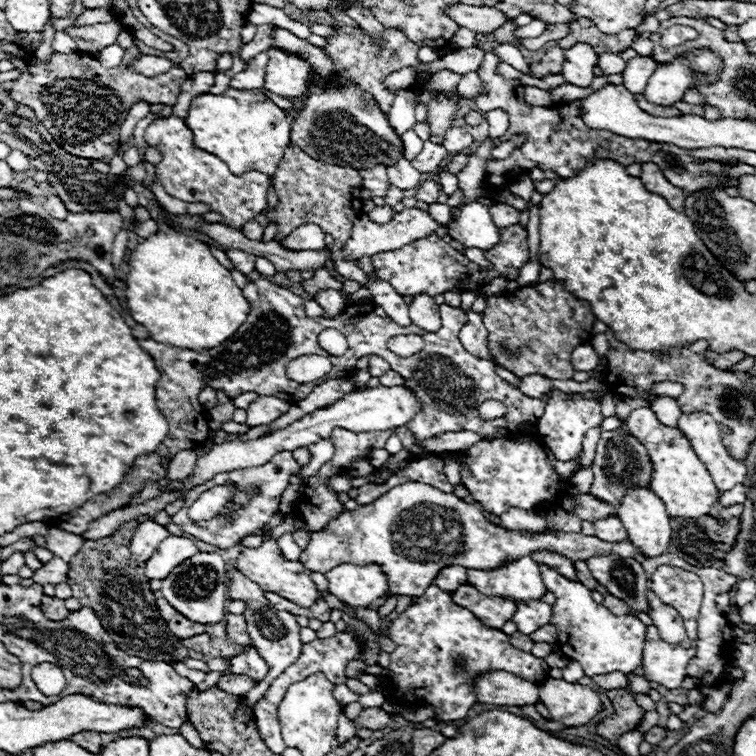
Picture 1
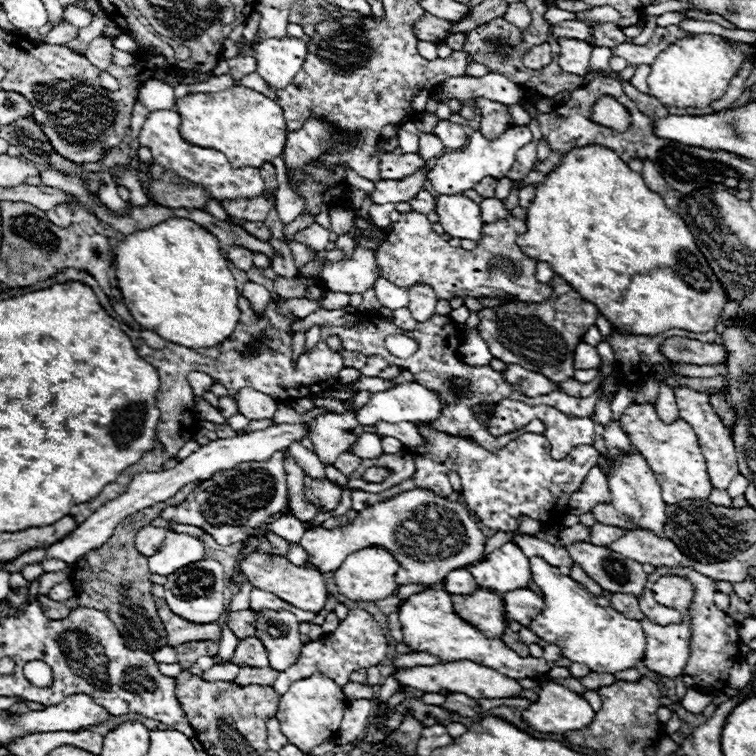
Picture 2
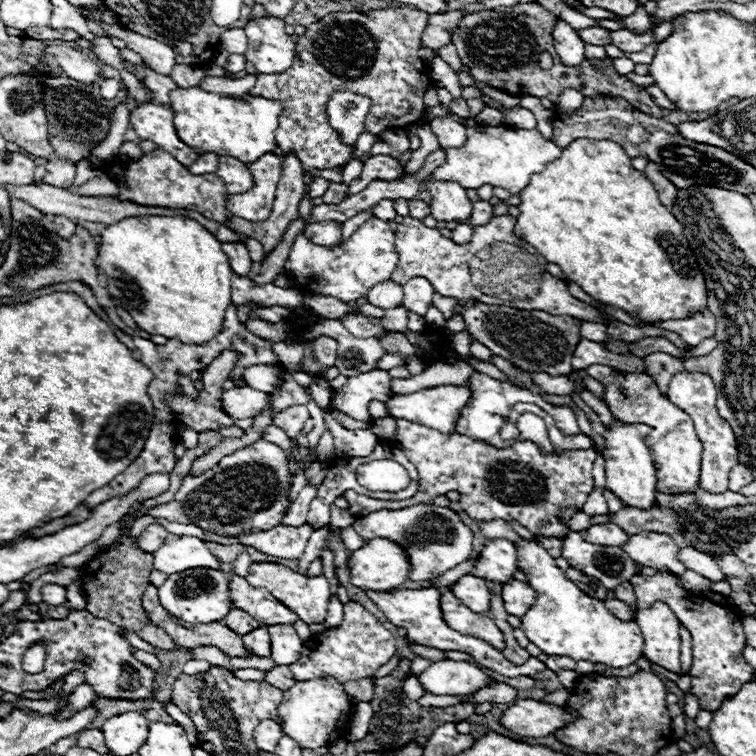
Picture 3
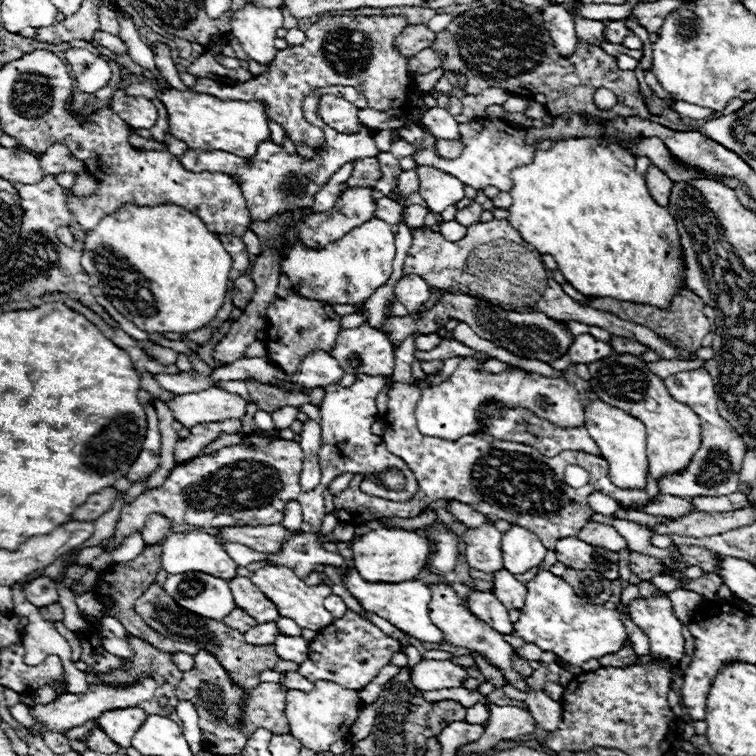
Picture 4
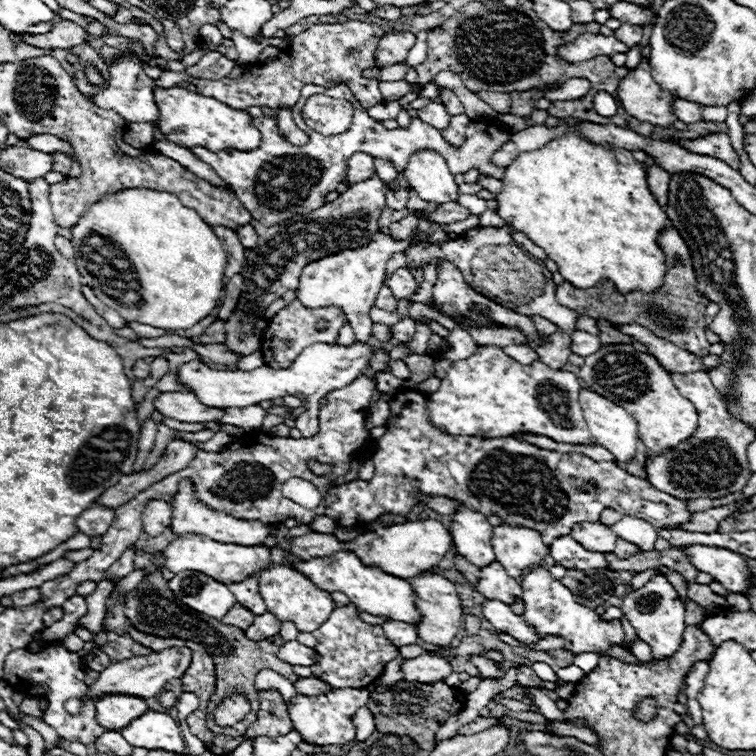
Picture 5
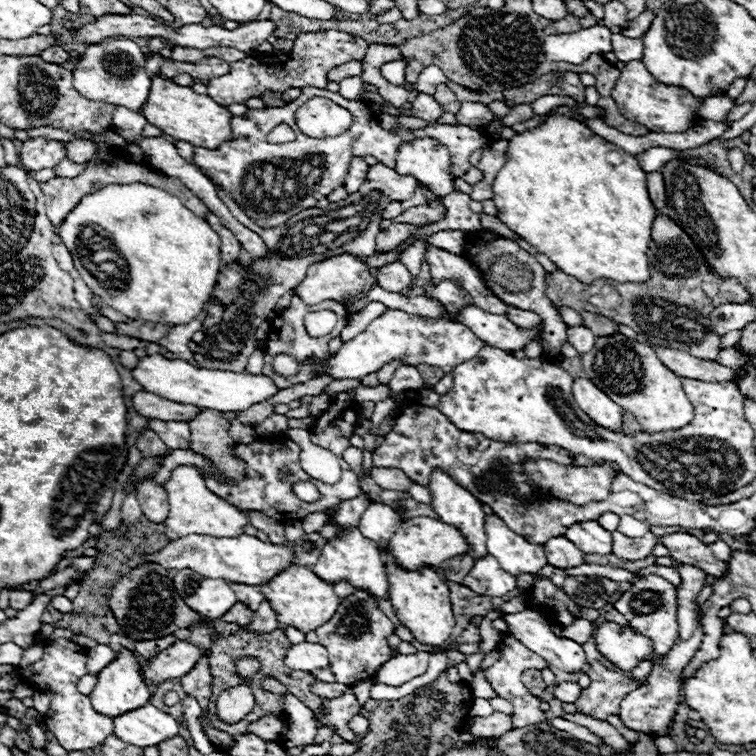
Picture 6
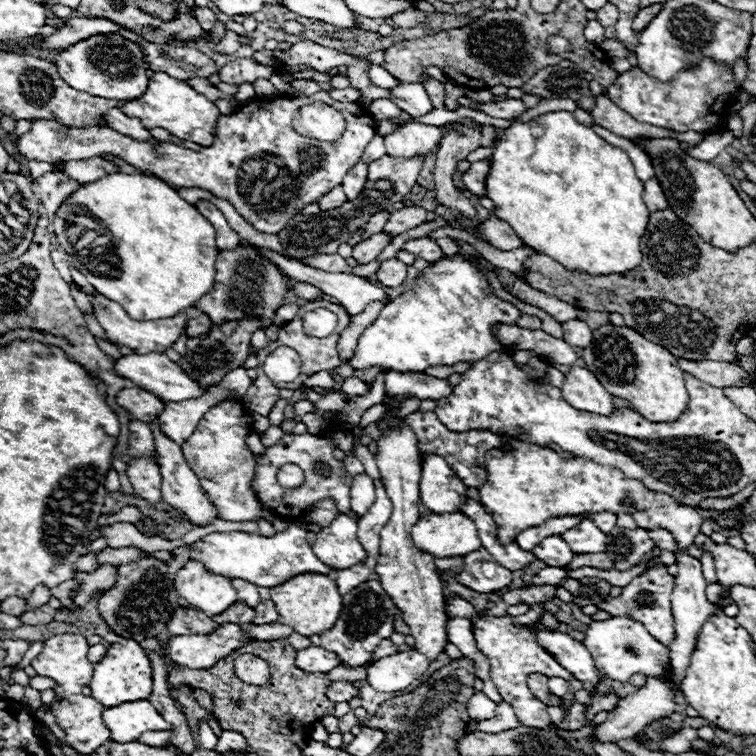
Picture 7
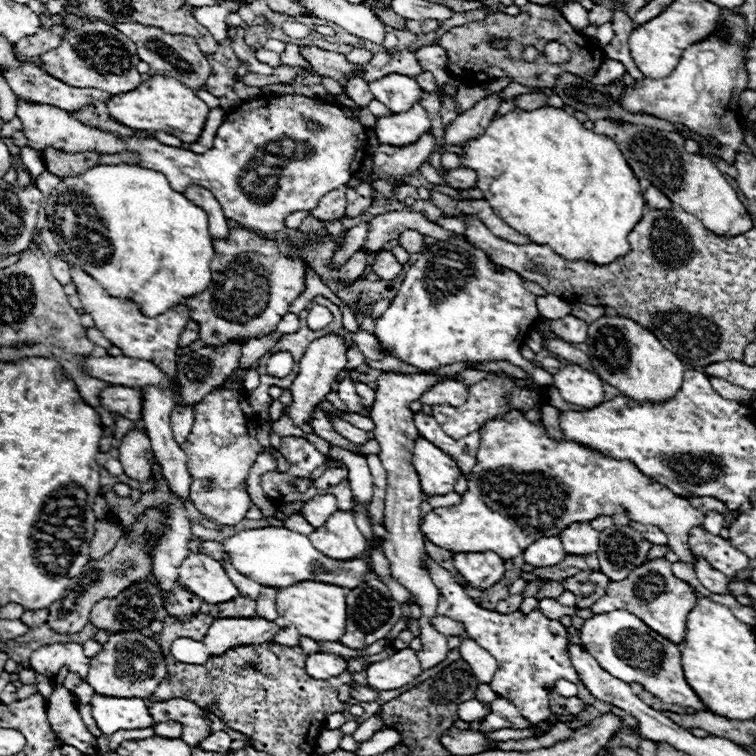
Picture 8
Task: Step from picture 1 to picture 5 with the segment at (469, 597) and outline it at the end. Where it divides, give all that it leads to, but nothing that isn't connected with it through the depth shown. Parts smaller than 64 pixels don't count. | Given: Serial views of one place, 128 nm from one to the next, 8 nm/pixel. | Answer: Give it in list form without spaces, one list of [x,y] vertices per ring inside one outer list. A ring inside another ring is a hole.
[[[422,572],[414,578],[408,578],[408,584],[414,590],[416,596],[416,610],[422,614],[420,624],[416,626],[418,636],[434,646],[448,646],[452,642],[452,638],[456,638],[458,630],[462,628],[464,622],[464,614],[462,614],[462,604],[458,600],[456,588],[450,580],[438,576],[438,574],[430,574],[430,572]],[[520,686],[520,690],[522,690],[524,694],[528,694],[528,696],[532,696],[532,700],[534,700],[534,704],[538,706],[538,712],[540,712],[542,716],[546,716],[546,718],[550,718],[550,720],[556,720],[556,722],[564,722],[564,724],[574,724],[574,726],[590,728],[586,720],[568,720],[568,718],[564,716],[564,712],[558,710],[556,704],[554,704],[548,696],[544,696],[538,688],[522,688],[522,686]]]

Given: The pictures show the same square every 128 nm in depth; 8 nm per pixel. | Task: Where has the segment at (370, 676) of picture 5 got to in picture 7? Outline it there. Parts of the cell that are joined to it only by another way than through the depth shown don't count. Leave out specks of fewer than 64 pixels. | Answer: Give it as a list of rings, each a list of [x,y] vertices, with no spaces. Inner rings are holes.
[[[368,580],[368,582],[360,584],[358,588],[350,590],[348,594],[344,594],[342,616],[338,618],[338,624],[330,632],[324,632],[320,636],[322,648],[338,654],[338,658],[344,664],[350,664],[350,666],[366,664],[370,660],[372,652],[376,650],[376,646],[380,644],[380,640],[390,638],[390,634],[394,632],[394,620],[396,620],[398,612],[400,610],[392,602],[392,598],[384,592],[382,584],[378,580]]]

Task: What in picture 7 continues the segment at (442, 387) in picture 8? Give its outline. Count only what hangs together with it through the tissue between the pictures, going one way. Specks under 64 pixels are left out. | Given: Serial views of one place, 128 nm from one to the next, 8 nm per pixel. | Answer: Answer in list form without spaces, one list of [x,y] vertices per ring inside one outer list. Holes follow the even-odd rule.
[[[387,371],[385,376],[386,394],[400,396],[410,394],[420,400],[442,400],[452,394],[452,386],[448,380],[434,378],[420,372]]]

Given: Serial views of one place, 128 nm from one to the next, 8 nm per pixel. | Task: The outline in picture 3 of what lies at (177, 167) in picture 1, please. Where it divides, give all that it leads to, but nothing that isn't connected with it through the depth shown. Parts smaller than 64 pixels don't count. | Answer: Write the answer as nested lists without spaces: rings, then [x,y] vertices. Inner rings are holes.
[[[146,102],[130,112],[130,122],[142,140],[152,140],[158,148],[170,152],[180,164],[190,166],[200,156],[200,152],[186,146],[178,138],[172,124],[172,116],[172,110]],[[220,156],[218,176],[222,176],[222,180],[226,180],[226,188],[230,194],[242,194],[254,186],[250,170],[232,156]]]

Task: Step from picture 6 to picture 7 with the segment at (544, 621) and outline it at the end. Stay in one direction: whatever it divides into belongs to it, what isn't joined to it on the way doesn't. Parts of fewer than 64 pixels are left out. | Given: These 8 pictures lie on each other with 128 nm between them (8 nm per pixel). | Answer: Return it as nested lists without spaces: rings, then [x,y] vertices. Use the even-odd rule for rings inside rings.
[[[540,632],[538,642],[558,656],[558,662],[584,684],[588,692],[596,690],[600,684],[600,674],[594,664],[594,658],[586,650],[586,646],[562,632]]]

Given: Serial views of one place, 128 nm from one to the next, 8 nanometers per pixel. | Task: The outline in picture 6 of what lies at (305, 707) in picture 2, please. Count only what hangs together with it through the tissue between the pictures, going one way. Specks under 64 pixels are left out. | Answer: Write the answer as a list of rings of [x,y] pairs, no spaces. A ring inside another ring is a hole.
[[[348,690],[346,696],[340,696],[338,700],[326,700],[326,708],[328,708],[328,714],[326,716],[316,716],[318,726],[332,724],[336,728],[336,732],[346,742],[354,742],[356,740],[356,734],[348,728],[348,722],[350,722],[352,716],[360,714],[360,704],[358,704],[356,696]]]

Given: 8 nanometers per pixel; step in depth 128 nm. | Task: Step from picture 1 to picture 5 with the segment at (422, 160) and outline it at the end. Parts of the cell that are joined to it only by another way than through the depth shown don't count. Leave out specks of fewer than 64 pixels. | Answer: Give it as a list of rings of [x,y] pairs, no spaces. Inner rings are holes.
[[[362,152],[354,154],[350,160],[348,160],[348,184],[358,184],[362,180],[368,180],[372,174],[374,174],[374,160],[372,156],[366,156]]]

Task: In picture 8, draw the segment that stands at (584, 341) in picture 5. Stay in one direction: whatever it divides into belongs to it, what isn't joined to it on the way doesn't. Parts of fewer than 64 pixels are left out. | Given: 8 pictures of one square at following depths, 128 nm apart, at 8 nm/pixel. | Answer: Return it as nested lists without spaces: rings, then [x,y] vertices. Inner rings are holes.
[[[572,314],[558,318],[558,320],[548,320],[548,326],[558,338],[572,342],[572,344],[580,344],[588,338],[588,324],[584,320],[578,320]]]

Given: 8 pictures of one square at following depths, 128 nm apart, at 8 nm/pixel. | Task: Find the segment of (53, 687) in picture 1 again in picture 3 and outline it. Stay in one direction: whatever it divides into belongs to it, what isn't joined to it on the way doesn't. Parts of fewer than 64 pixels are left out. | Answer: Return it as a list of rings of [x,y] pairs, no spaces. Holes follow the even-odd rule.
[[[32,644],[26,650],[22,664],[28,672],[40,672],[44,668],[44,660],[46,660],[46,646],[44,644]]]

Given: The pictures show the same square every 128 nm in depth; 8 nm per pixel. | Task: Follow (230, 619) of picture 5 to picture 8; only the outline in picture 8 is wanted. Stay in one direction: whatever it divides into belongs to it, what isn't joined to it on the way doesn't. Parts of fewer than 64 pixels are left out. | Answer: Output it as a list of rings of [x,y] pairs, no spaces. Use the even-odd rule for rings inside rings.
[[[236,596],[226,604],[206,604],[202,602],[200,610],[212,618],[250,618],[256,612],[256,602],[246,596]]]

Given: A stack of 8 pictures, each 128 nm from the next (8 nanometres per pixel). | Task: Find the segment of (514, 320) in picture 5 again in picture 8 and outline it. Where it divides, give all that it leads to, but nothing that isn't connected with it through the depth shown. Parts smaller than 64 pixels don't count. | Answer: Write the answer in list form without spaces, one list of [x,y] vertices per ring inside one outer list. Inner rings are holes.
[[[406,230],[406,232],[402,232],[400,234],[400,238],[398,238],[398,244],[406,250],[406,252],[422,252],[422,248],[424,248],[424,240],[422,240],[422,234],[418,234],[418,232],[414,232],[414,230]]]

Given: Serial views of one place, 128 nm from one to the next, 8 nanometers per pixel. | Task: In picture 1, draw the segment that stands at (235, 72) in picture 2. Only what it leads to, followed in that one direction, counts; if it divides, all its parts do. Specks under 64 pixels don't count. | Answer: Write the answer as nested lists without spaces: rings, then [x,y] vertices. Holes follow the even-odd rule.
[[[262,52],[258,56],[254,56],[244,72],[238,72],[232,80],[230,86],[232,88],[240,88],[240,90],[258,90],[264,86],[264,70],[268,64],[268,54]]]

